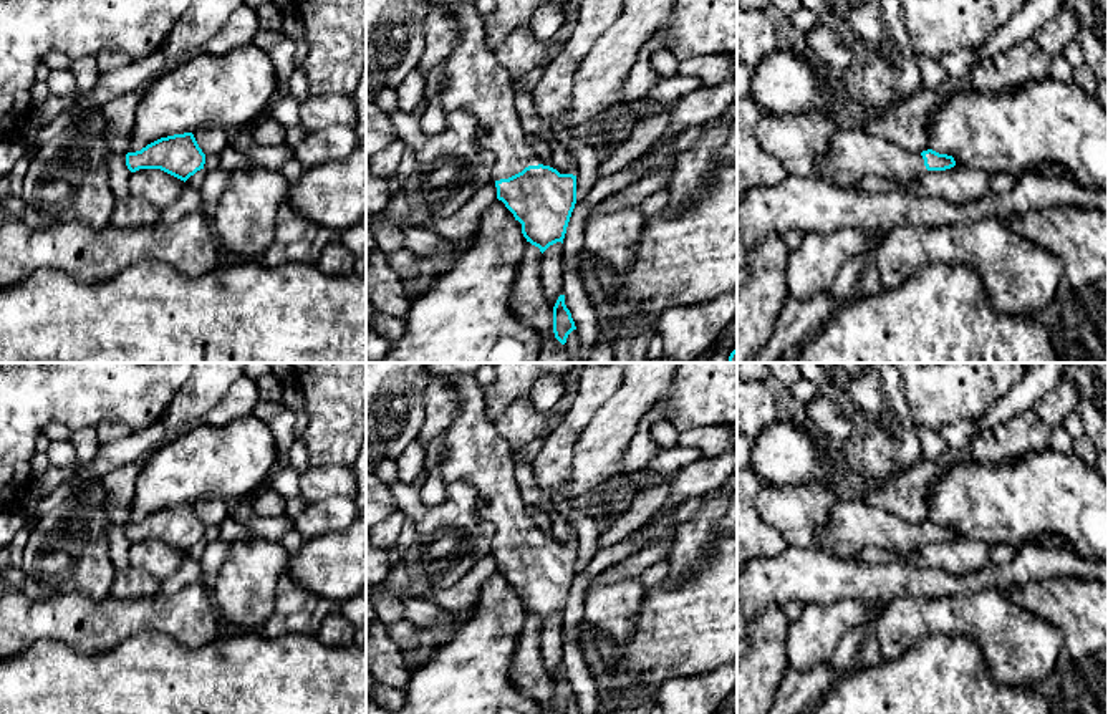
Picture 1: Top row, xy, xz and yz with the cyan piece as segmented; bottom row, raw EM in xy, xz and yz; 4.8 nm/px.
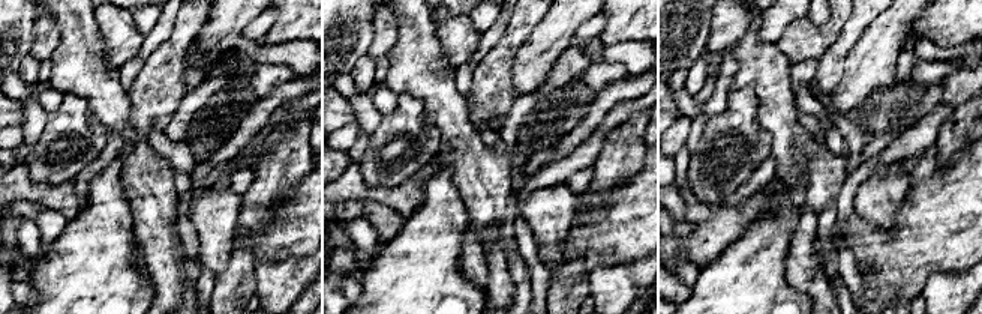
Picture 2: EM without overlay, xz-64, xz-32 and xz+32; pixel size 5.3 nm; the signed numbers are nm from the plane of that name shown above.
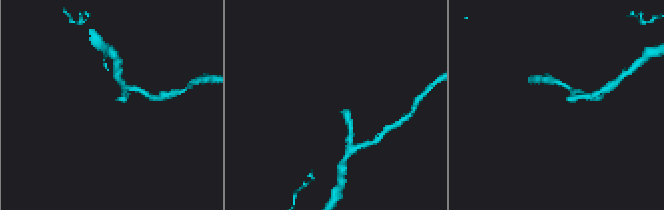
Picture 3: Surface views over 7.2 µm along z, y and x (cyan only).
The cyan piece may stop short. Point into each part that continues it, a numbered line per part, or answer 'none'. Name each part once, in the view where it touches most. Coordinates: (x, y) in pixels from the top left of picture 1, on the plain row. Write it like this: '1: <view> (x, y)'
1: xz (474, 451)

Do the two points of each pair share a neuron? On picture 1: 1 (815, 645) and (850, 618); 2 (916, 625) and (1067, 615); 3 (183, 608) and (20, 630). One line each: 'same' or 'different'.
1: same
2: different
3: same

